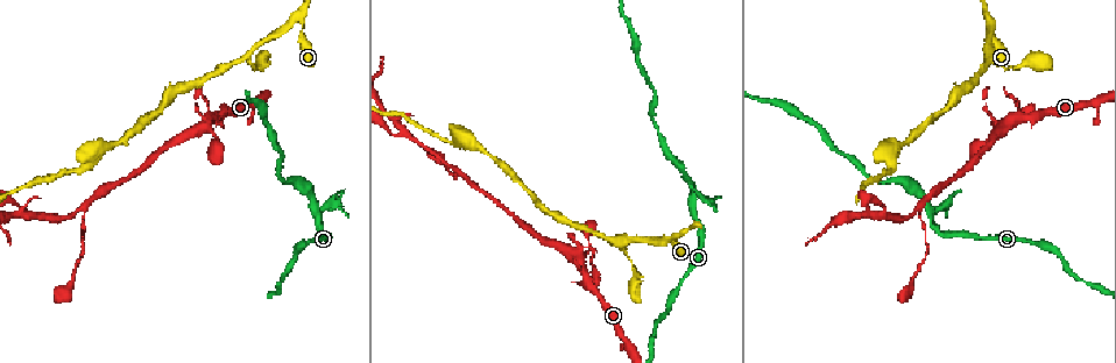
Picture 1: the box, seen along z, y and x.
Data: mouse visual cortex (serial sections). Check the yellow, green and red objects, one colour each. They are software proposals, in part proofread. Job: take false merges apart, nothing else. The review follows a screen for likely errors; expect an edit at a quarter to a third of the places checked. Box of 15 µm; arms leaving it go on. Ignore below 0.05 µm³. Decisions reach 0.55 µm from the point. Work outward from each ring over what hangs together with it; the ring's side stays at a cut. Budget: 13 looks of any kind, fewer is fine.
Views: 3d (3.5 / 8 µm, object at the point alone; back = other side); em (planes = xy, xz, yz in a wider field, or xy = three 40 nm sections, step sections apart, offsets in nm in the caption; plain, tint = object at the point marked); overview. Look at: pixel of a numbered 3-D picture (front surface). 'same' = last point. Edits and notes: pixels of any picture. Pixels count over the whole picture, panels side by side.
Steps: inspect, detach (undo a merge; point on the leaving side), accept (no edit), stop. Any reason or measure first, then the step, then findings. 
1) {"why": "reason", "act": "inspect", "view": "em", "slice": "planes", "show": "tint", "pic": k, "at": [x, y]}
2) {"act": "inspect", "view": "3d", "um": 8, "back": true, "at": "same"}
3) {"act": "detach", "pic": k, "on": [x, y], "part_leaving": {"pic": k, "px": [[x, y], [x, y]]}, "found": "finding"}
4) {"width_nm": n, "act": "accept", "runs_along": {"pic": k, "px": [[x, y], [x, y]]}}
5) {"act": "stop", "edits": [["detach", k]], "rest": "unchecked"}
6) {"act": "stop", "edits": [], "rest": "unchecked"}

{"why": "a fork", "act": "inspect", "view": "3d", "um": 3.5, "back": true, "pic": 1, "at": [689, 183]}

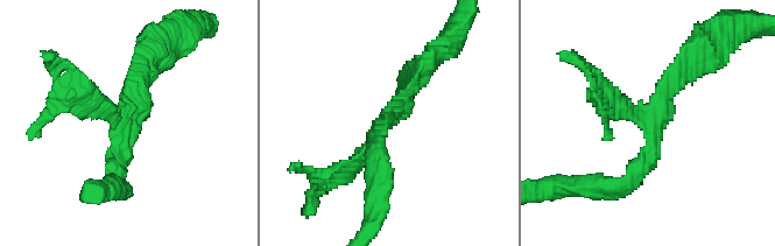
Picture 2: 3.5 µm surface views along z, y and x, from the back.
{"arms": 3, "arm_widths_nm": [200, 200, 250], "act": "inspect", "view": "em", "slice": "xy", "step": 1, "show": "tint", "pic": 2, "at": [123, 123]}

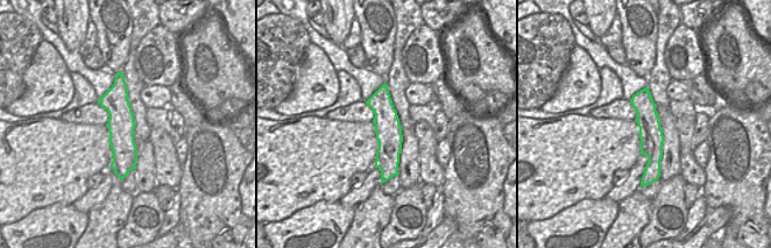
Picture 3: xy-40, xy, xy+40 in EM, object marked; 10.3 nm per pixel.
{"act": "detach", "pic": 2, "on": [75, 111], "part_leaving": {"pic": 2, "px": [[108, 107], [79, 90], [33, 136]]}, "found": "a second cell is stuck on"}

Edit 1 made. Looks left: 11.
{"why": "branch point", "act": "inspect", "view": "3d", "um": 3.5, "pic": 1, "at": [674, 239]}

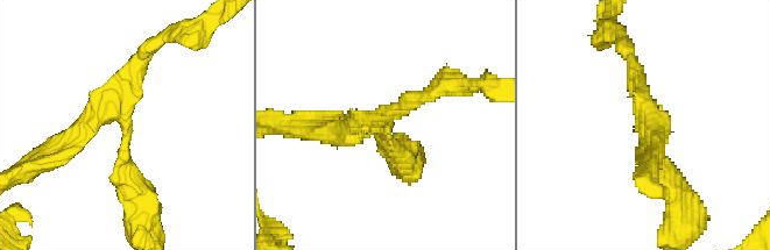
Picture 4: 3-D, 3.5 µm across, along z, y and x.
{"act": "inspect", "view": "em", "slice": "xy", "step": 5, "show": "tint", "pic": 4, "at": [384, 124]}

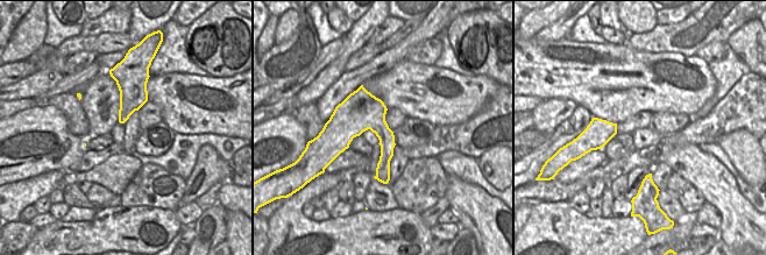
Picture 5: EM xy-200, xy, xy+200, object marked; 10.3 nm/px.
{"arm_widths_nm": [250, 250, 300], "act": "accept", "runs_along": {"pic": 4, "px": [[139, 194], [114, 113], [61, 148]]}, "found": "all the same cell"}

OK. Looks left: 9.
{"why": "a fork", "act": "inspect", "view": "3d", "um": 8, "pic": 1, "at": [986, 46]}

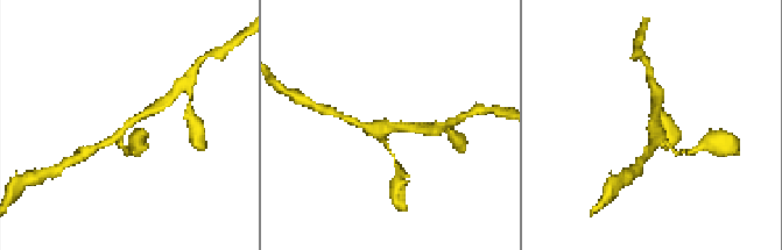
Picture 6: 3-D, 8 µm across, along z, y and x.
{"act": "inspect", "view": "3d", "um": 3.5, "pic": 6, "at": [654, 123]}

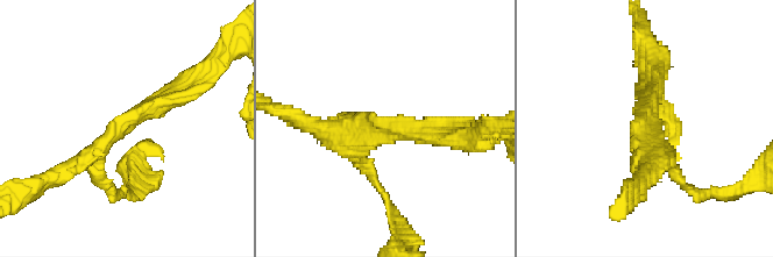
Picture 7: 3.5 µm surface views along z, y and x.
{"arms": 3, "arm_widths_nm": [250, 250, 250], "act": "inspect", "view": "em", "slice": "xy", "step": 1, "show": "tint", "pic": 7, "at": [128, 121]}

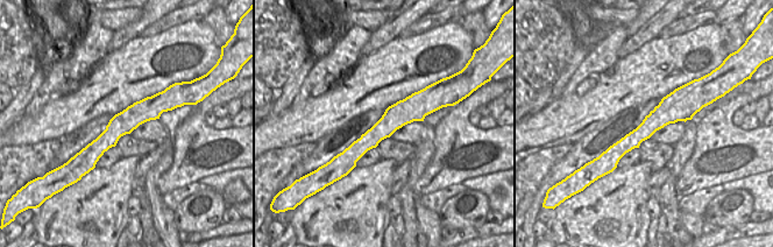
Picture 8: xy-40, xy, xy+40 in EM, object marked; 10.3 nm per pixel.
{"act": "accept", "found": "one cell here"}

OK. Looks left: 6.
{"why": "three-way junction", "act": "inspect", "view": "3d", "um": 3.5, "pic": 1, "at": [458, 171]}

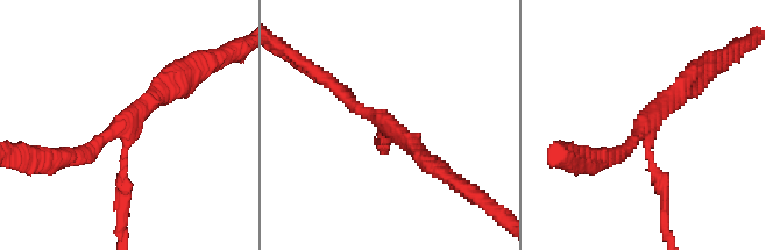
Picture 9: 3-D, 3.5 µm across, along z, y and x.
{"act": "inspect", "view": "em", "slice": "xy", "step": 3, "show": "plain", "pic": 9, "at": [125, 127]}

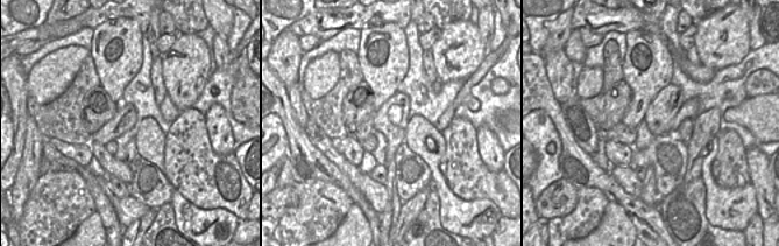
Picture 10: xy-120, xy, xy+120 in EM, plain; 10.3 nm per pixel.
{"why": "with the object marked", "act": "inspect", "view": "em", "slice": "xy", "step": 3, "show": "tint", "at": "same"}

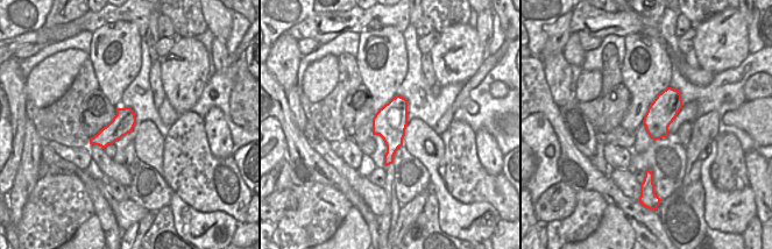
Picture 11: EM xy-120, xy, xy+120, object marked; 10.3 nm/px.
{"arm_widths_nm": [150, 200, 250], "act": "accept", "runs_along": {"pic": 9, "px": [[432, 168], [328, 81]]}, "found": "continuous, no second cell"}

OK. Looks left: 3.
{"why": "branch point", "act": "inspect", "view": "3d", "um": 3.5, "pic": 1, "at": [402, 134]}

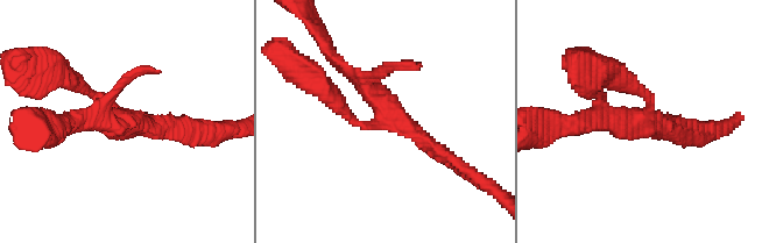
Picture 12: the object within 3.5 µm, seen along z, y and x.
{"why": "need the tissue", "act": "inspect", "view": "em", "slice": "xy", "step": 3, "show": "tint", "pic": 12, "at": [637, 124]}

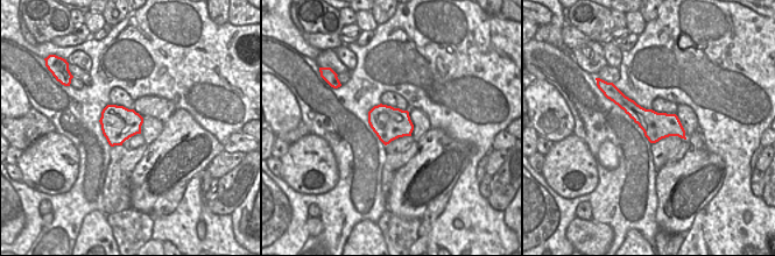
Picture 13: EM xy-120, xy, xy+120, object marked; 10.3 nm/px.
{"act": "inspect", "view": "em", "slice": "planes", "show": "tint", "at": "same"}

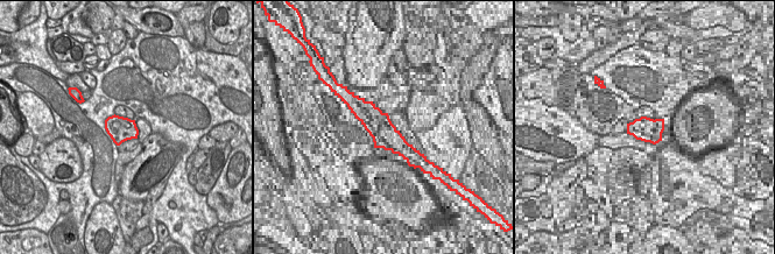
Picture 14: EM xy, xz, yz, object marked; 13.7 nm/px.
{"act": "accept", "runs_along": {"pic": 12, "px": [[456, 164], [392, 114], [333, 57]]}, "found": "continuous, no second cell"}

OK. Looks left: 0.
{"act": "stop", "edits": [["detach", 2]], "rest": "unchecked"}

